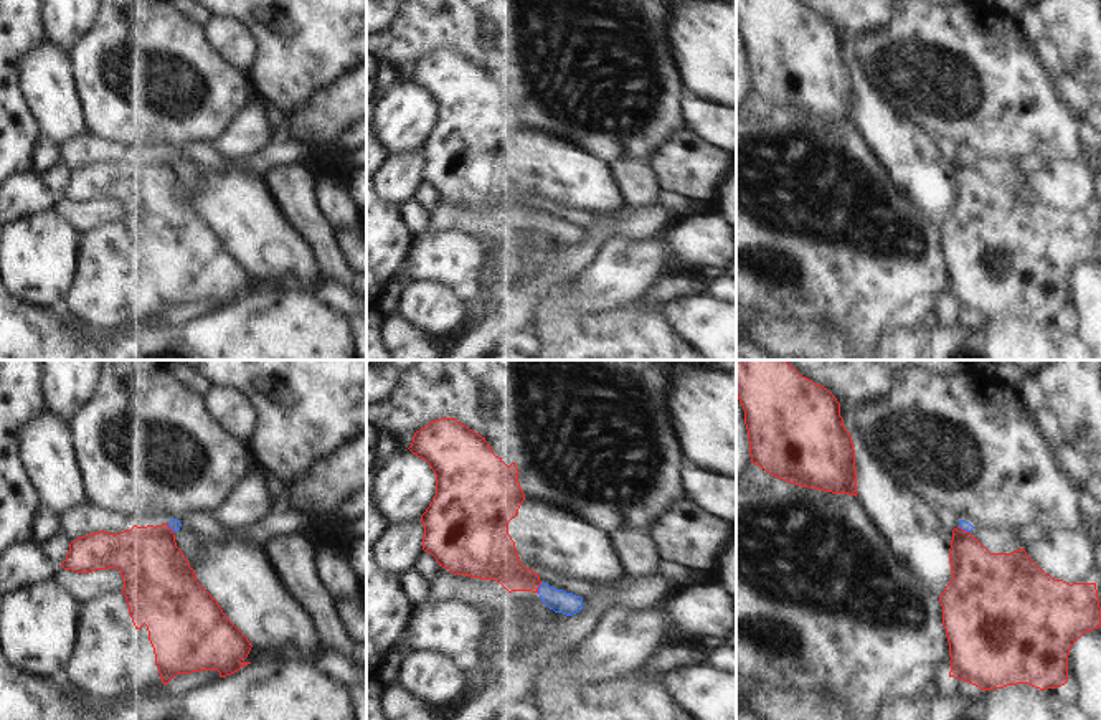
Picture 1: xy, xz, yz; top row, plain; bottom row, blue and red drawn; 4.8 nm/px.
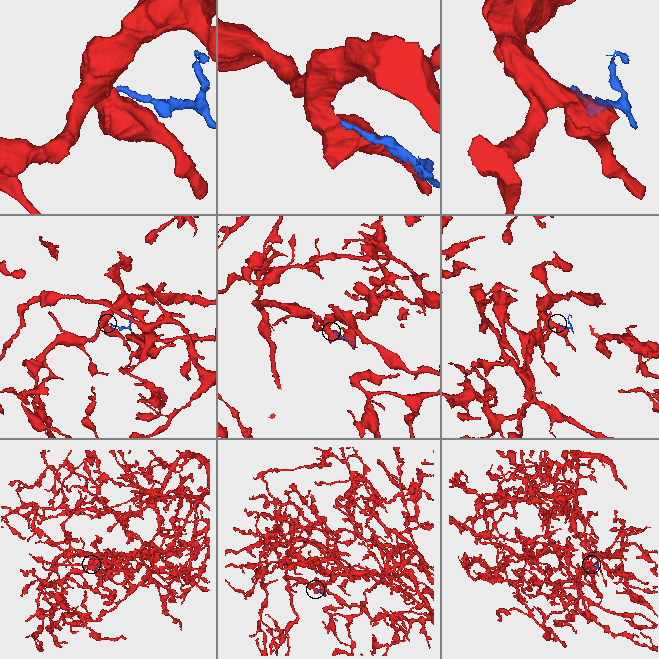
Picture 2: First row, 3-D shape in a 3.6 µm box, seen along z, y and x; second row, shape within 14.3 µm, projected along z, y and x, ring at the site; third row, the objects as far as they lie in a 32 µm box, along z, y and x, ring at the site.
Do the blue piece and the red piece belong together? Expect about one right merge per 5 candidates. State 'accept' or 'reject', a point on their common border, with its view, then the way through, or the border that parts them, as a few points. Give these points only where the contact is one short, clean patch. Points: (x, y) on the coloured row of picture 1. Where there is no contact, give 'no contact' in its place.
reject; contact xz (538, 588); border xz (542, 583), (537, 592)

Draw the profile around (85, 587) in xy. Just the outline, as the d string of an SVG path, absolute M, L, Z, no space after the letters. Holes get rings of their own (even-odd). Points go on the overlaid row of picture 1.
M58 566L53 580L63 590L69 591L81 606L104 594L120 593L124 590L120 571L116 568L76 573Z

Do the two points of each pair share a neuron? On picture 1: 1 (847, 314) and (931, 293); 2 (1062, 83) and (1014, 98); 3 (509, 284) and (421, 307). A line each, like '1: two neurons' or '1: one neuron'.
1: one neuron
2: two neurons
3: two neurons

